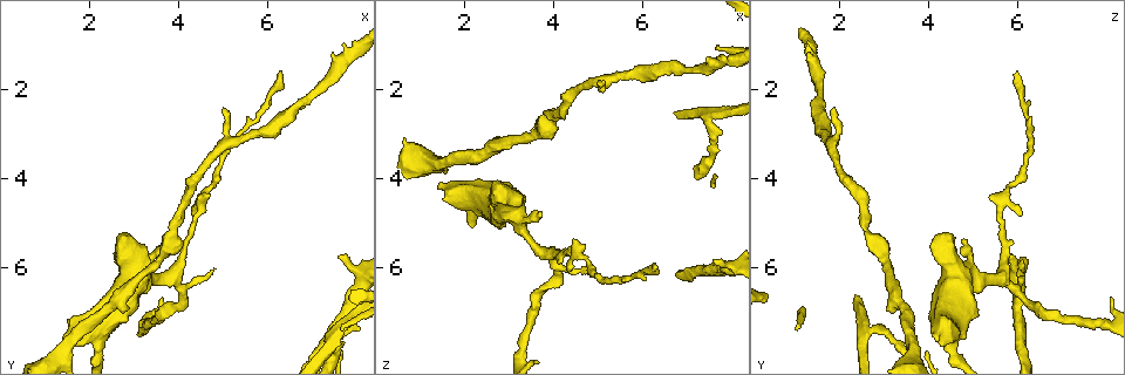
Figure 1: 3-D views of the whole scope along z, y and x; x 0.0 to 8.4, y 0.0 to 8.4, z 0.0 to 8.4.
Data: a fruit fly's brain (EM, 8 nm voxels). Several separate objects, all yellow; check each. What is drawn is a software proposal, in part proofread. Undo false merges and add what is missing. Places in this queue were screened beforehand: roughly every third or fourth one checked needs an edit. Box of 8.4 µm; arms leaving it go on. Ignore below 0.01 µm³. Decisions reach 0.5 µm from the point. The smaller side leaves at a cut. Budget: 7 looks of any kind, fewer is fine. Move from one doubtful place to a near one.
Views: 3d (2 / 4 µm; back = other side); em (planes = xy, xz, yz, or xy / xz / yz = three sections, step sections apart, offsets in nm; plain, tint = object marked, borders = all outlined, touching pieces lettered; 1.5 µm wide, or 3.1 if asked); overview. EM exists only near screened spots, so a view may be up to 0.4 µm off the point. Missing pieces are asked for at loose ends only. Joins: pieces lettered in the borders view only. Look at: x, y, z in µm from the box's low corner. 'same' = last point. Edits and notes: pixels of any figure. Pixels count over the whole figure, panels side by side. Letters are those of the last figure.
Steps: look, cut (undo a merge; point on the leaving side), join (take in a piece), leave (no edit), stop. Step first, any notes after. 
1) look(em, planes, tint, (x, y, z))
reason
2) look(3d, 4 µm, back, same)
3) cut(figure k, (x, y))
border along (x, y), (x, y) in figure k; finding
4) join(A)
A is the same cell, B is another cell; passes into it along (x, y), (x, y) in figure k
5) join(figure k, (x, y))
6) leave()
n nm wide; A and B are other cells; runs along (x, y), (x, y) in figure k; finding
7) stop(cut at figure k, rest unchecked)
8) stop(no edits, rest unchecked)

look(em, planes, borders, (7.45, 7.55, 2.55))
sharp bend

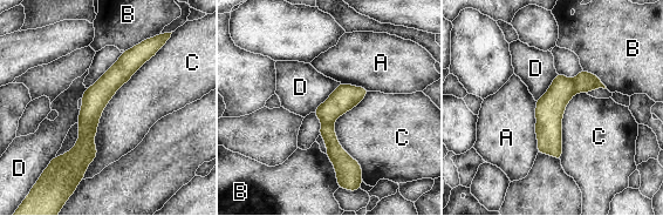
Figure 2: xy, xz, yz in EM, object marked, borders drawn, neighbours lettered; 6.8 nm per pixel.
cut(figure 2, (585, 82))
C touches over 1050 nm; A, B, C and D are other cells; border along (572, 80), (575, 93) in figure 2; two cells meet here

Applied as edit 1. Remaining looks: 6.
look(em, xy, step 4, tint, (4.10, 6.75, 6.20))
sharp bend

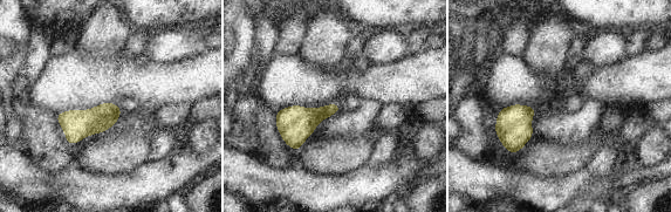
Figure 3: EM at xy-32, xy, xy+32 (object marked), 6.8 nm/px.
look(em, xy, step 4, borders, same)

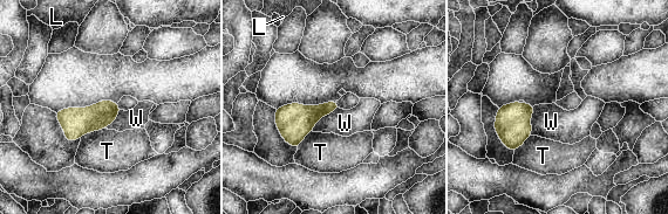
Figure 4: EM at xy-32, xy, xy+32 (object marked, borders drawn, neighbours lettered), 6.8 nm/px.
leave()
L, T and W are other cells; border along (340, 108), (324, 115), (311, 130) in figure 4; continuous, no second cell

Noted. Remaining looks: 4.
look(em, planes, borders, (5.00, 2.45, 1.85))
thin end

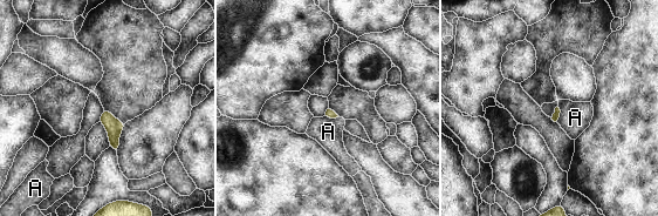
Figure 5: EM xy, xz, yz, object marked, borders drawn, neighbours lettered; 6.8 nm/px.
leave()
A touches over 120 nm; A is another cell; none of them fits

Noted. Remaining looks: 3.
stop(cut at figure 2, rest unchecked)

